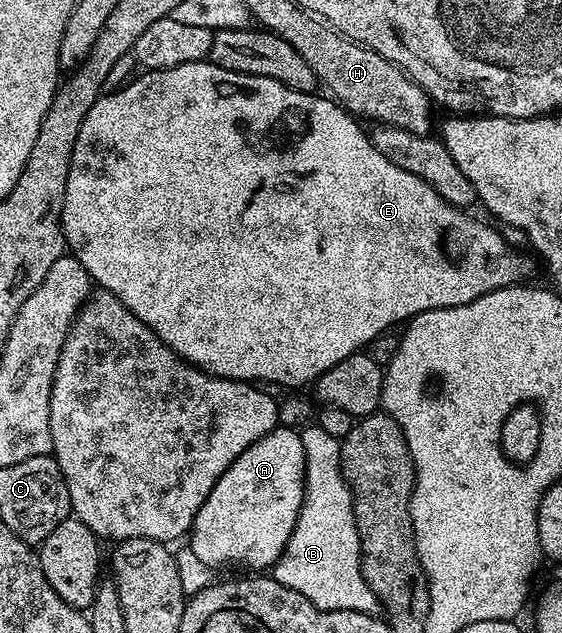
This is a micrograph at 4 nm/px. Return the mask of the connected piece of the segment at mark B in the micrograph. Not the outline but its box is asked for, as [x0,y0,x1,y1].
[273,423,381,614]

